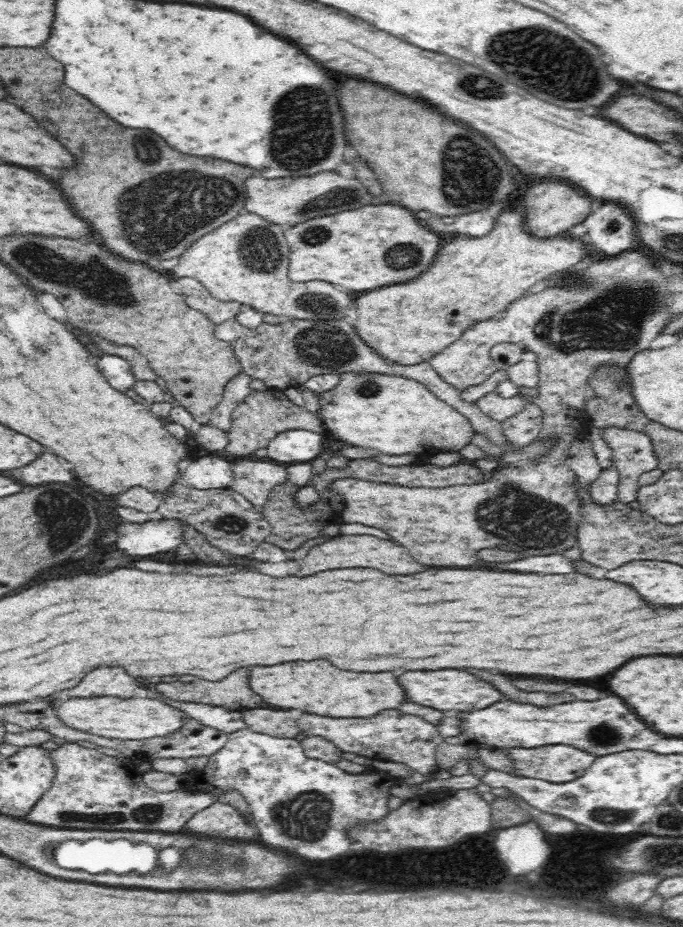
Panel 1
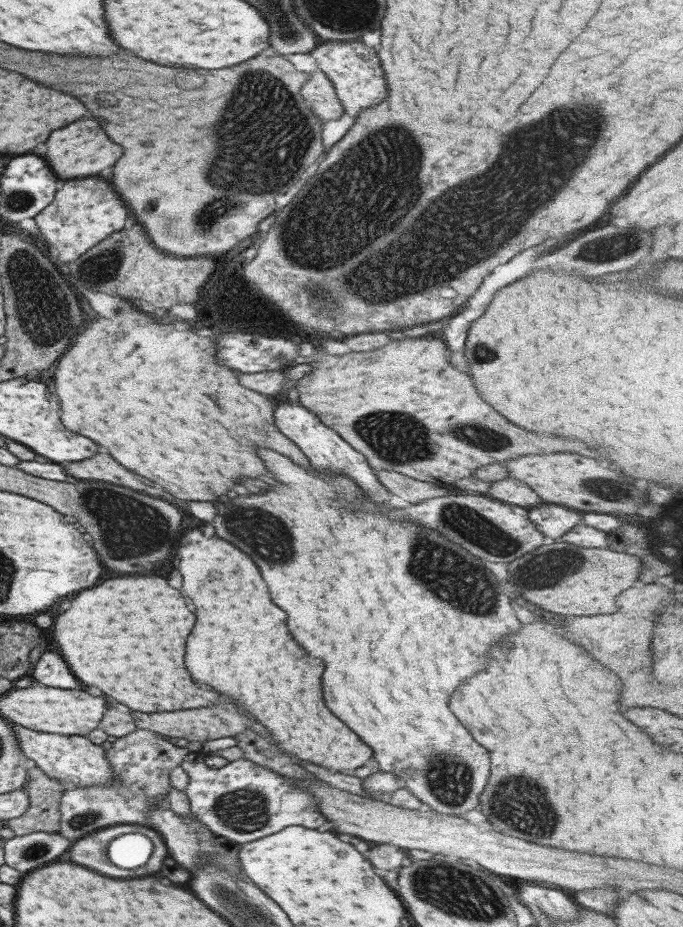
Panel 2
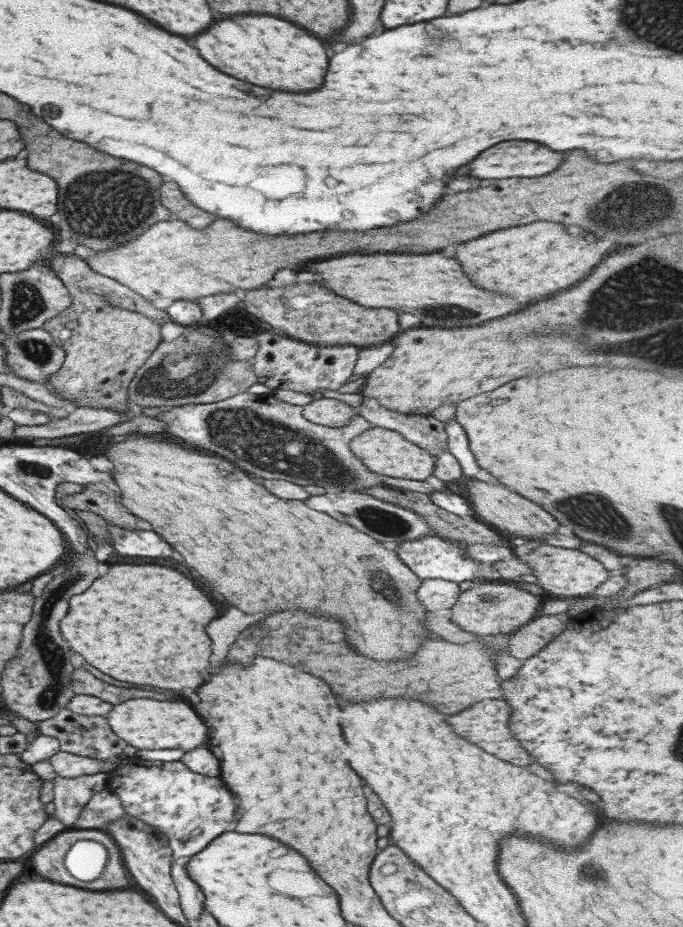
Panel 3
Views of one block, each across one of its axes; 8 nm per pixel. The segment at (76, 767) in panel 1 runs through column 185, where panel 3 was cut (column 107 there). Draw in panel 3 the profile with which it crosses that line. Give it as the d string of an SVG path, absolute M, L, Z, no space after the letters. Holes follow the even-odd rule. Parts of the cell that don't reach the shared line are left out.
M107 787L93 793L84 805L72 828L103 828L111 822L128 816L121 801L115 793L109 792Z

